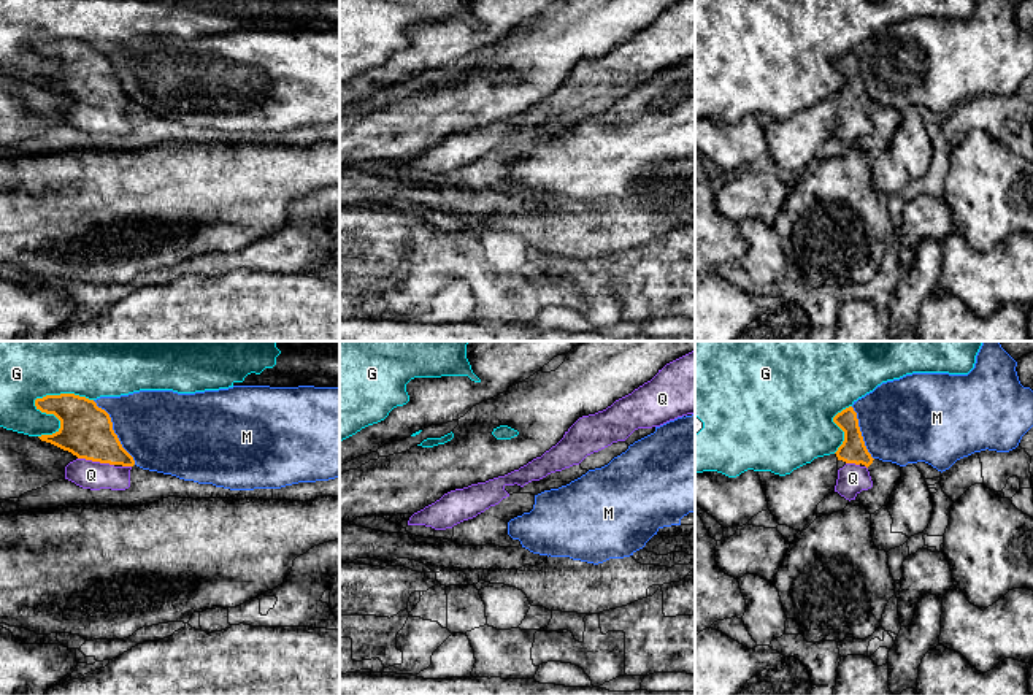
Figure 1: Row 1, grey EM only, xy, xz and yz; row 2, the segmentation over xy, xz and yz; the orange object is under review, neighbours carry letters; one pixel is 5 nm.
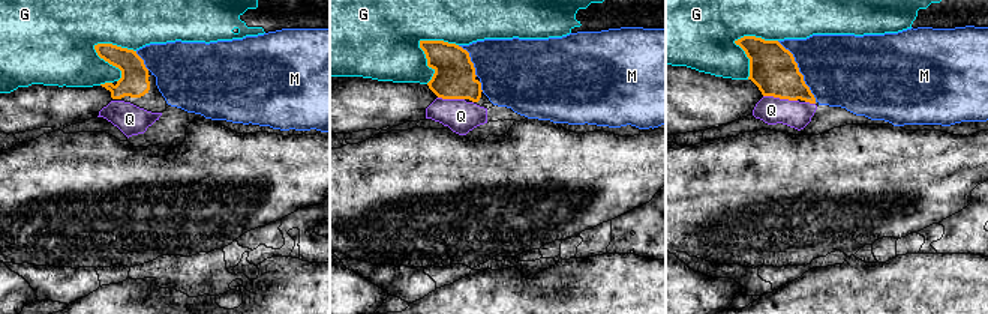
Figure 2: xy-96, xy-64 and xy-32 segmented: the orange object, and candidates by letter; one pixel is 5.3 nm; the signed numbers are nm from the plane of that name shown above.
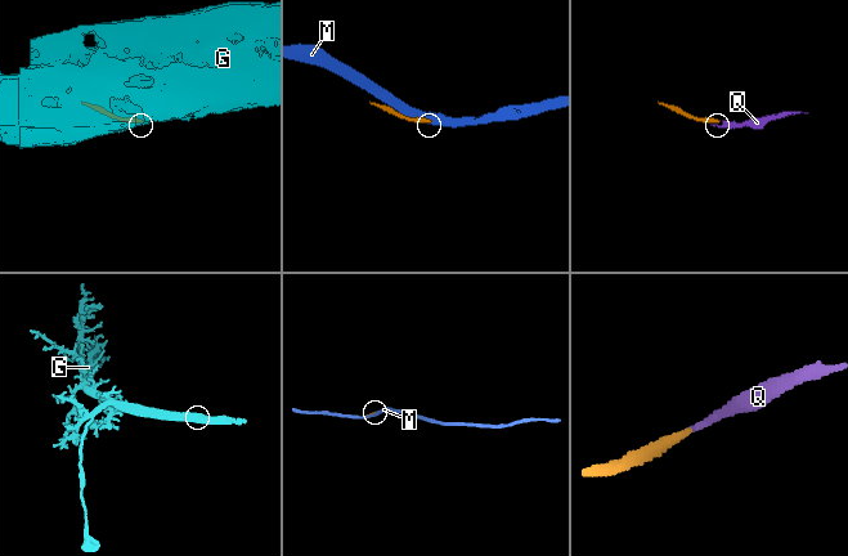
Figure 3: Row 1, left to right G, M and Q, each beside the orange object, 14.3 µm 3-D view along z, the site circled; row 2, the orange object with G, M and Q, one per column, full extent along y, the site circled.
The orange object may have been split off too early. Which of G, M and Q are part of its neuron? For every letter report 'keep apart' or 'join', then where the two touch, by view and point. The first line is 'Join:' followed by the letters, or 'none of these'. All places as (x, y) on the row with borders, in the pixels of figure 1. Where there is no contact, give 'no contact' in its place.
Join: Q
G: keep apart | xy (35, 400)
M: keep apart | xy (113, 432)
Q: join | xy (96, 460)

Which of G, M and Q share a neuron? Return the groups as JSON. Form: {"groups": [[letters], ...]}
{"groups": [["G"], ["M"], ["Q"]]}

